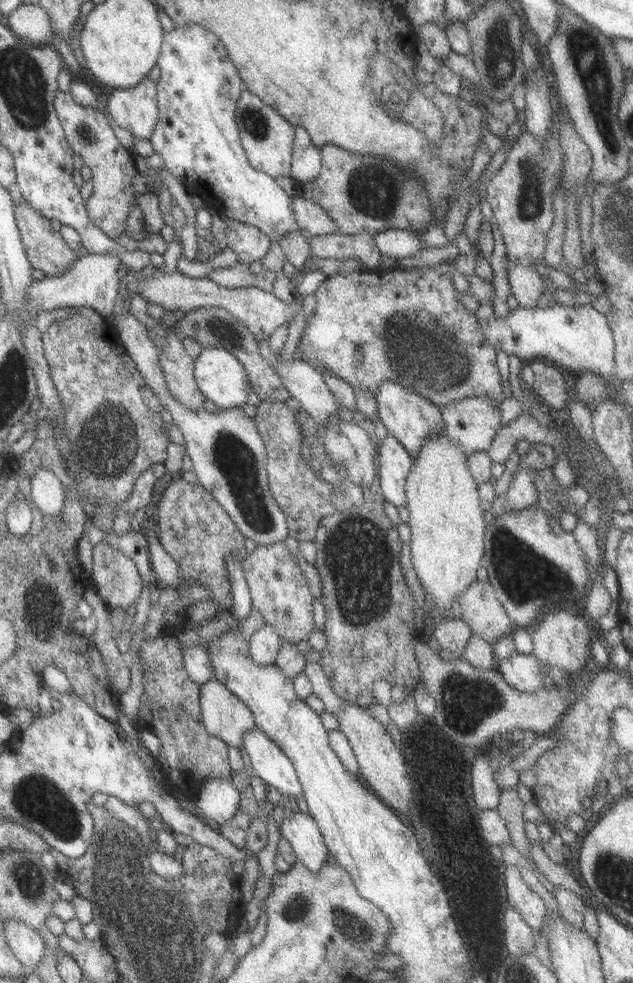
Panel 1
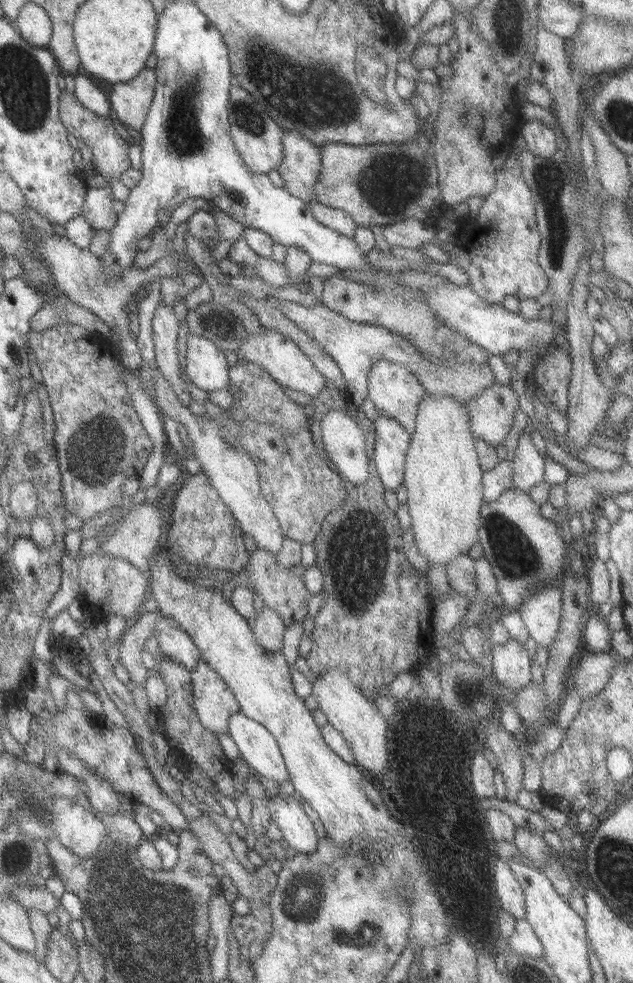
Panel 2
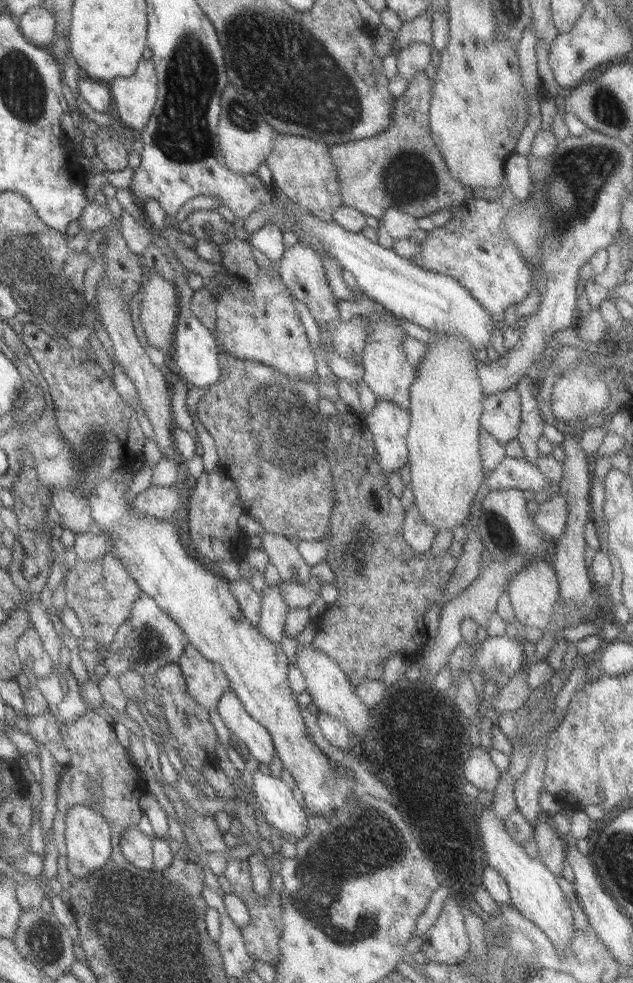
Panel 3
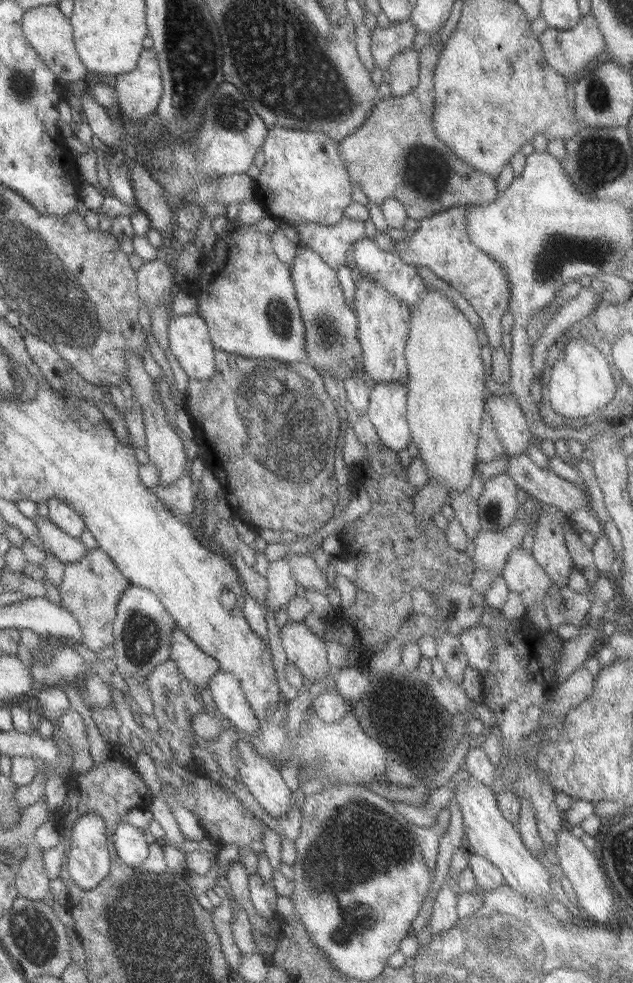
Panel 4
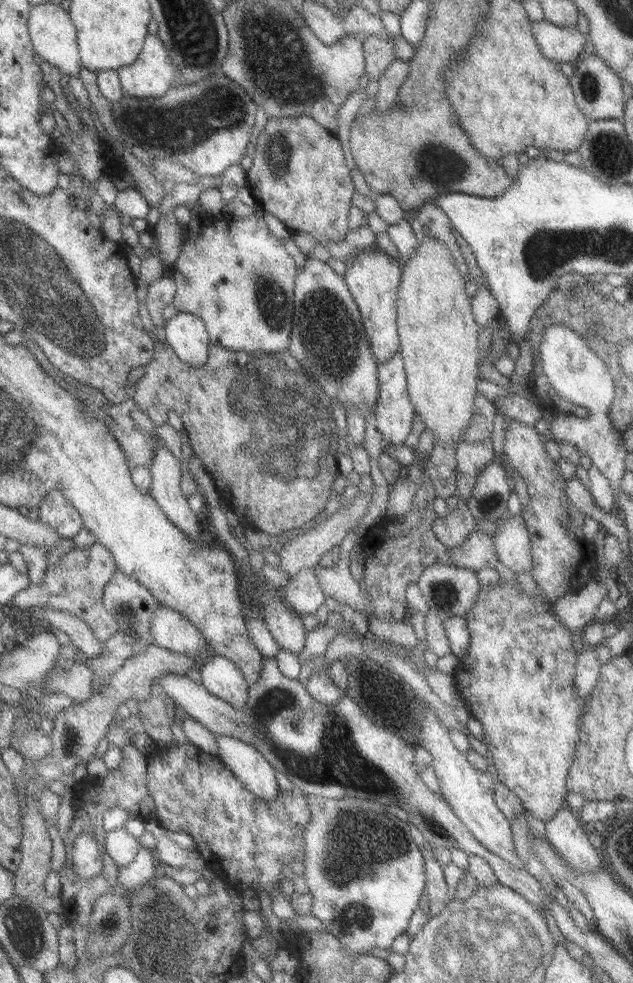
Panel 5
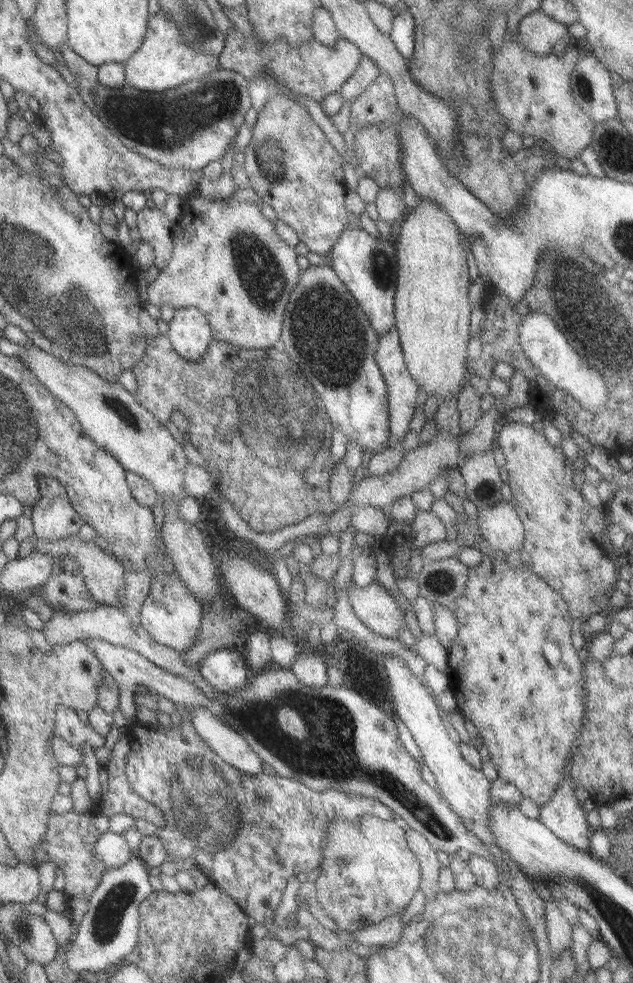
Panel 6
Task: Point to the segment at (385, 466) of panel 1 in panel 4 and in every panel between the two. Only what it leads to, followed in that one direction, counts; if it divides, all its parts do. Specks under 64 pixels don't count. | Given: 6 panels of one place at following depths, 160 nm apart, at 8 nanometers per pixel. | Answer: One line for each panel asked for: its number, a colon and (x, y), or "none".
2: (391, 441)
3: (388, 424)
4: (386, 409)

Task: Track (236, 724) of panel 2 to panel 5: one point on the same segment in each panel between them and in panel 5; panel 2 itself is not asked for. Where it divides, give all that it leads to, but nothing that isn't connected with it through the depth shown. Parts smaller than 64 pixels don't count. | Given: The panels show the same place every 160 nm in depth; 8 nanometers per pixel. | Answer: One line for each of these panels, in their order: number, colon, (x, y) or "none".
3: (254, 739)
4: (224, 690)
5: (219, 677)

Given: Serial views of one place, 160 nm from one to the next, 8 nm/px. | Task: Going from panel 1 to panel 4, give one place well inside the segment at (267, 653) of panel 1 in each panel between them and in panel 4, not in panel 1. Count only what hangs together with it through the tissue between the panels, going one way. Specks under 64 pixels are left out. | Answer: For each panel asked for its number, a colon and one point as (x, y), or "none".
2: (267, 629)
3: (272, 612)
4: (280, 587)

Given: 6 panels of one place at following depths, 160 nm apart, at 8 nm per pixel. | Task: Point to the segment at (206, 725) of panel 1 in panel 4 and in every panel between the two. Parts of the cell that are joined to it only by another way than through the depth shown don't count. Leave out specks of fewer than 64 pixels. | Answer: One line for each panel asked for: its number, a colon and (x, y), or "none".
2: (213, 703)
3: (205, 682)
4: (197, 668)

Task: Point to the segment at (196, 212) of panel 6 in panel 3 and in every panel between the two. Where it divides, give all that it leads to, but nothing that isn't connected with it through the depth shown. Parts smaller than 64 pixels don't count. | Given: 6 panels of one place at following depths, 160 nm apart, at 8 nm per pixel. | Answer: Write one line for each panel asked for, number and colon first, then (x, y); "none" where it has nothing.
3: (263, 327)
4: (252, 312)
5: (232, 273)

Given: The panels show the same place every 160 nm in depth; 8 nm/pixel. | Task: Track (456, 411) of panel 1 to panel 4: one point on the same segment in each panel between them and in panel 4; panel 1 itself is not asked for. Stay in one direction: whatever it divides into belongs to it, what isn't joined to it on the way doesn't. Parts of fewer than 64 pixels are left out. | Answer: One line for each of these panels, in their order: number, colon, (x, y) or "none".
2: (490, 414)
3: (500, 415)
4: (508, 421)

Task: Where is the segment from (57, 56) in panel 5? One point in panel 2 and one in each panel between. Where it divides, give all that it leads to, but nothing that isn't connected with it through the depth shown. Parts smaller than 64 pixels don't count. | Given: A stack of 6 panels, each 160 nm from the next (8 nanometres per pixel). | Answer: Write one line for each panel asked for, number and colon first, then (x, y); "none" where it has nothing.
2: (32, 23)
3: (36, 24)
4: (45, 29)

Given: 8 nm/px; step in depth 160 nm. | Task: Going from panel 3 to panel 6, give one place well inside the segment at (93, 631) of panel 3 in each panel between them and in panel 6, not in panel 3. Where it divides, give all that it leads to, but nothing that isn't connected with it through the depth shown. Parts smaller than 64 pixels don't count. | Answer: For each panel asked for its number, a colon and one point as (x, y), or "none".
4: (90, 587)
5: (75, 584)
6: (63, 590)

